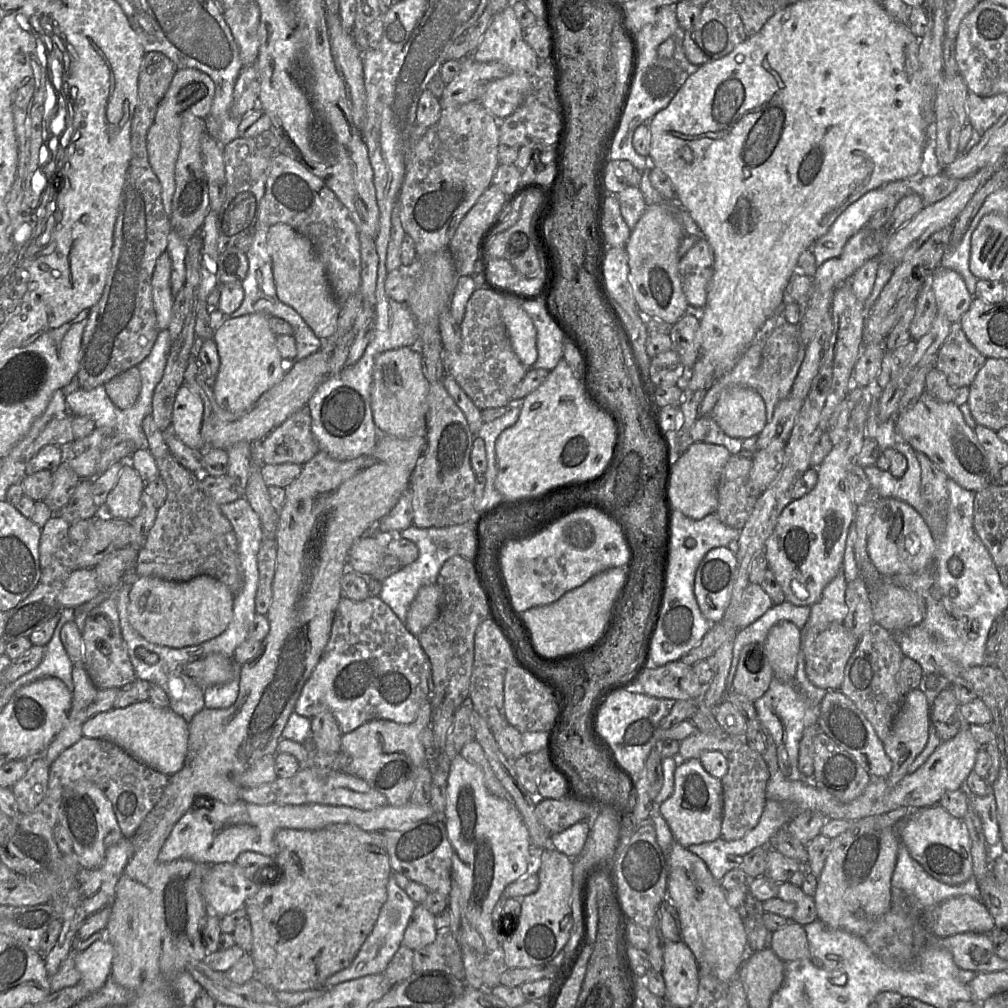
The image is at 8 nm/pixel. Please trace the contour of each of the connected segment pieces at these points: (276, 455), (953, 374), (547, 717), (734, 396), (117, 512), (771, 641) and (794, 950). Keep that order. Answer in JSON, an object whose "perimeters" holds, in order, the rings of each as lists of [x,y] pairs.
{"perimeters":[[[[306,406],[288,417],[257,444],[256,457],[261,465],[294,463],[303,466],[319,451]]],[[[960,322],[952,323],[950,333],[940,347],[935,367],[943,372],[953,388],[970,388],[987,357],[968,340]]],[[[511,666],[504,678],[504,710],[507,721],[520,733],[548,732],[551,730],[557,707],[555,700],[543,684],[521,667]]],[[[740,386],[721,392],[711,416],[726,435],[740,440],[758,436],[767,423],[762,397]]],[[[124,462],[101,512],[112,519],[132,520],[139,514],[140,497],[145,485],[131,464]]],[[[789,621],[774,625],[763,643],[774,677],[794,681],[801,651],[801,629]]],[[[790,922],[771,933],[769,948],[784,962],[809,958],[807,935],[803,925]]]]}

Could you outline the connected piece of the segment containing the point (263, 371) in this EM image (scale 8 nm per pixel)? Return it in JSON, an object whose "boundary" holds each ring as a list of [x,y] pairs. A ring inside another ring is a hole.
{"boundary":[[[259,312],[227,319],[214,331],[220,368],[211,388],[218,405],[228,412],[238,414],[249,410],[265,392],[282,380],[287,371],[269,317]]]}

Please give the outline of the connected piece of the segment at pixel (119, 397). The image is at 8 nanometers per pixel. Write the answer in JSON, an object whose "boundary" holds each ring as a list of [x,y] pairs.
{"boundary":[[[133,366],[104,384],[107,396],[119,409],[128,409],[136,402],[140,388],[139,370]]]}

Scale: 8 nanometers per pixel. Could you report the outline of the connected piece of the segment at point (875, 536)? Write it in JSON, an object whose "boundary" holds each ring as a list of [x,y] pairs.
{"boundary":[[[879,498],[873,520],[867,533],[867,551],[883,578],[899,573],[916,573],[929,568],[935,558],[936,544],[921,515],[909,504],[892,498]]]}

